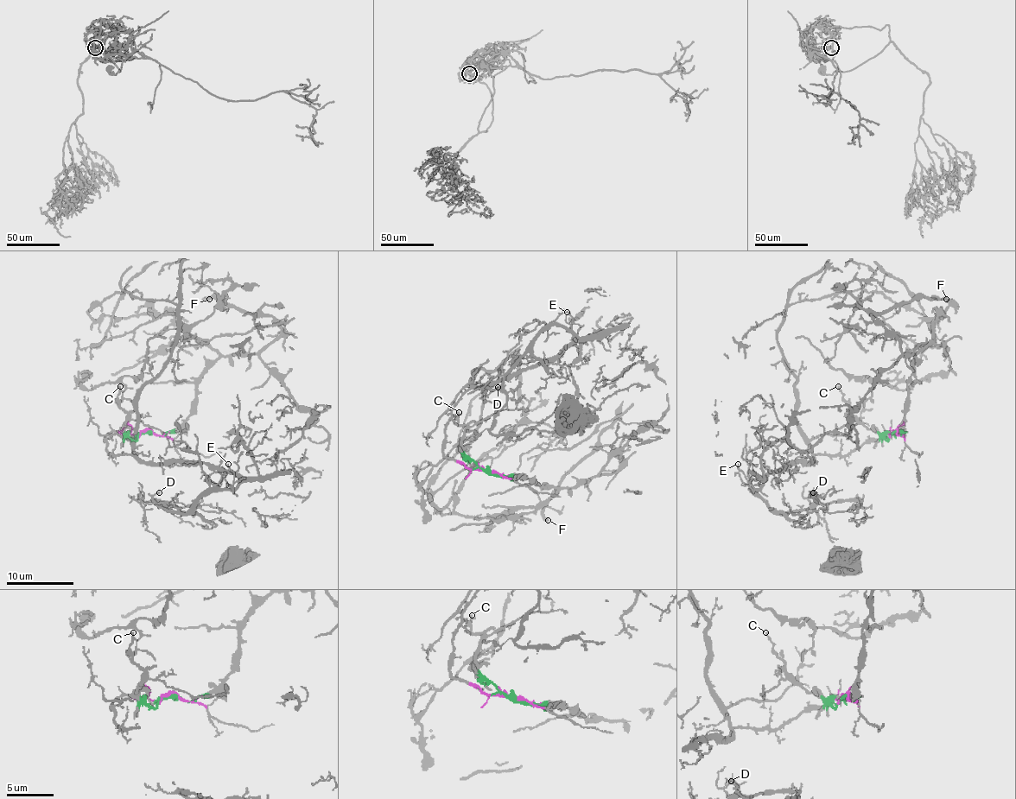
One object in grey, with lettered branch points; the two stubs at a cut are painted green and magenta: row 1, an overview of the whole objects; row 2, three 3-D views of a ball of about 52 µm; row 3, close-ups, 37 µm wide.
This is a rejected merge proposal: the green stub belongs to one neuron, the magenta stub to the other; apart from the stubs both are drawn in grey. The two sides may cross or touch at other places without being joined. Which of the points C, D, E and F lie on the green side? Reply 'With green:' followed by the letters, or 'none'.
With green: C, F

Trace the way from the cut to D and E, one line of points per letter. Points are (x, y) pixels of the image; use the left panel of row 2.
D: (145, 432), (111, 432), (107, 450), (212, 466), (239, 480), (186, 514), (165, 510), (152, 498), (159, 492)
E: (145, 432), (111, 432), (107, 450), (212, 466), (234, 473), (232, 489), (227, 464)

